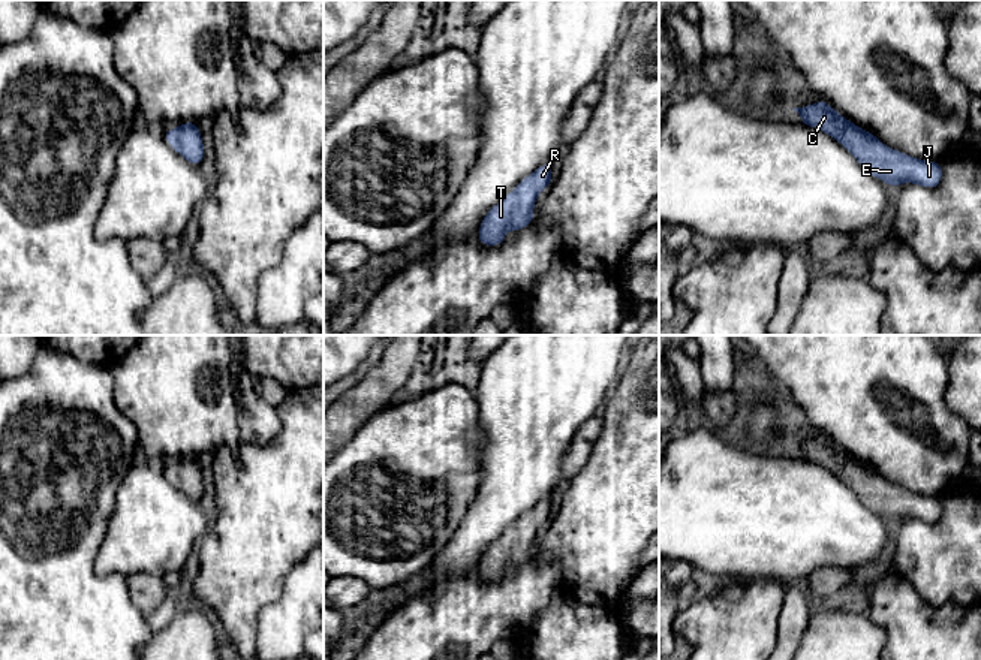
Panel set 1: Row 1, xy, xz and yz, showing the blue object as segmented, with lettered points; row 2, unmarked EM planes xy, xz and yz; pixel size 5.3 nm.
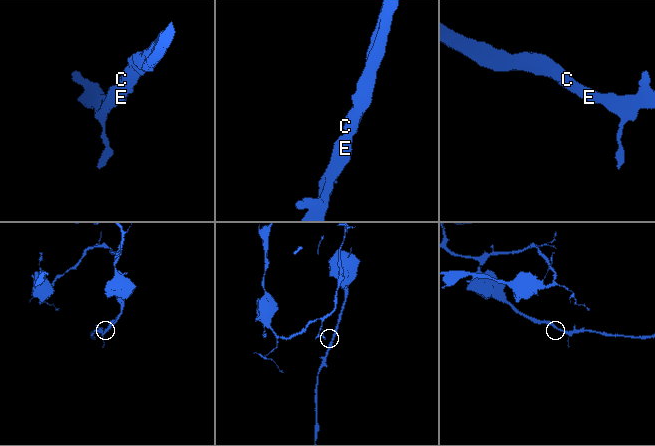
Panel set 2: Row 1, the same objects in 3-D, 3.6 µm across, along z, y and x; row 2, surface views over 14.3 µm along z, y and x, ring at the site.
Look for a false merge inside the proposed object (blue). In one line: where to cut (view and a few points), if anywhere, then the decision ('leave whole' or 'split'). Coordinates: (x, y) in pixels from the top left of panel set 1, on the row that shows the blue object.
cut none; leave whole

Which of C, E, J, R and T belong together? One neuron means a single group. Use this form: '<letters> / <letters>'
C E J R T

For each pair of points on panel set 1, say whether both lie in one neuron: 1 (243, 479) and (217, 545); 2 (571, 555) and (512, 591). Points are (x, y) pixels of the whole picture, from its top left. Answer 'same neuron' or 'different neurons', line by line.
1: same neuron
2: different neurons

